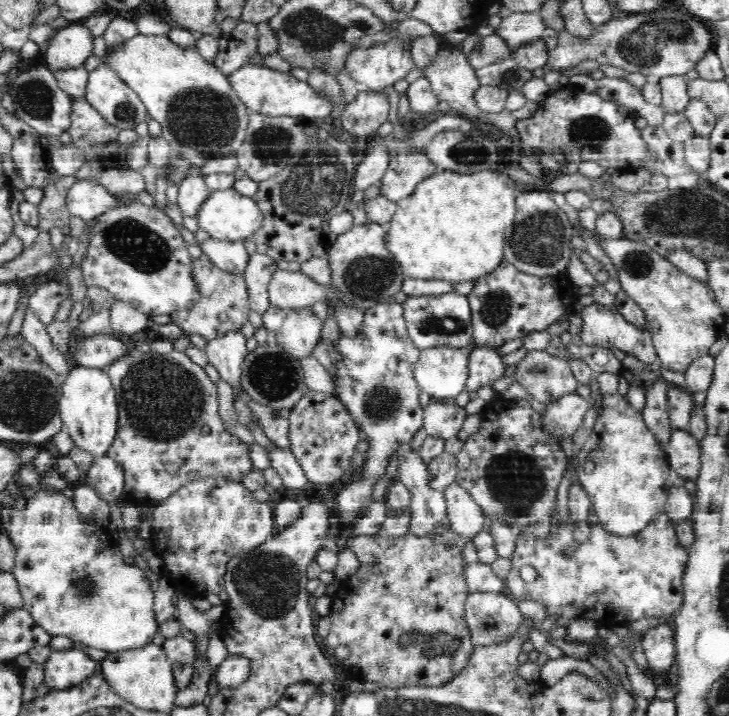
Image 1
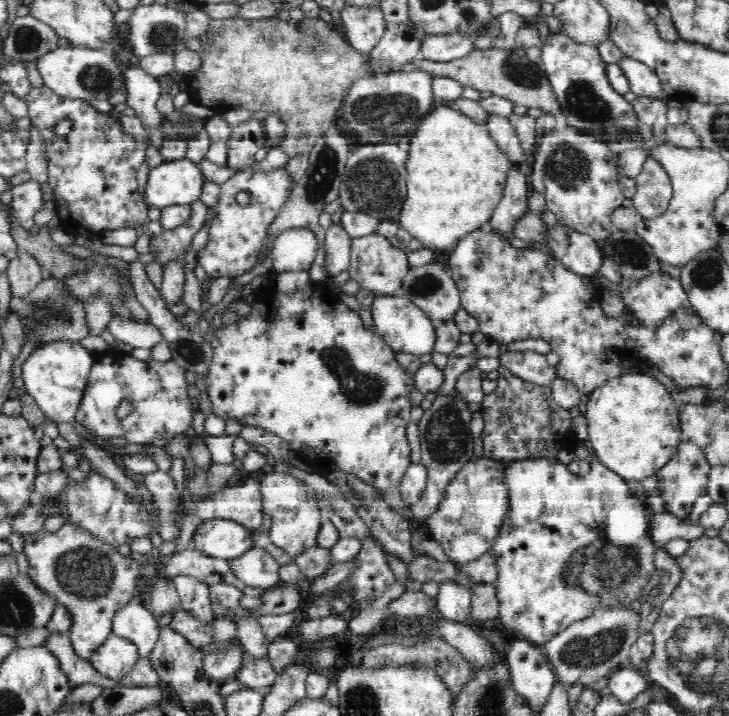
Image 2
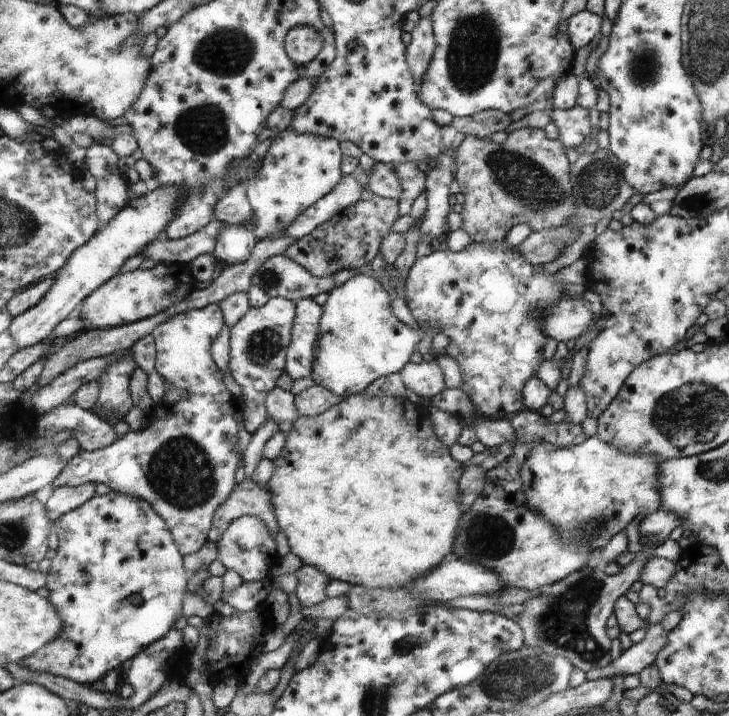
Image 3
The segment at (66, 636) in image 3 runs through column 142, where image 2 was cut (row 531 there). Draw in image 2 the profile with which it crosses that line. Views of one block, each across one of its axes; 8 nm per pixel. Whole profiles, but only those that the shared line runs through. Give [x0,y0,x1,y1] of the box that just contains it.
[489,458,659,647]

